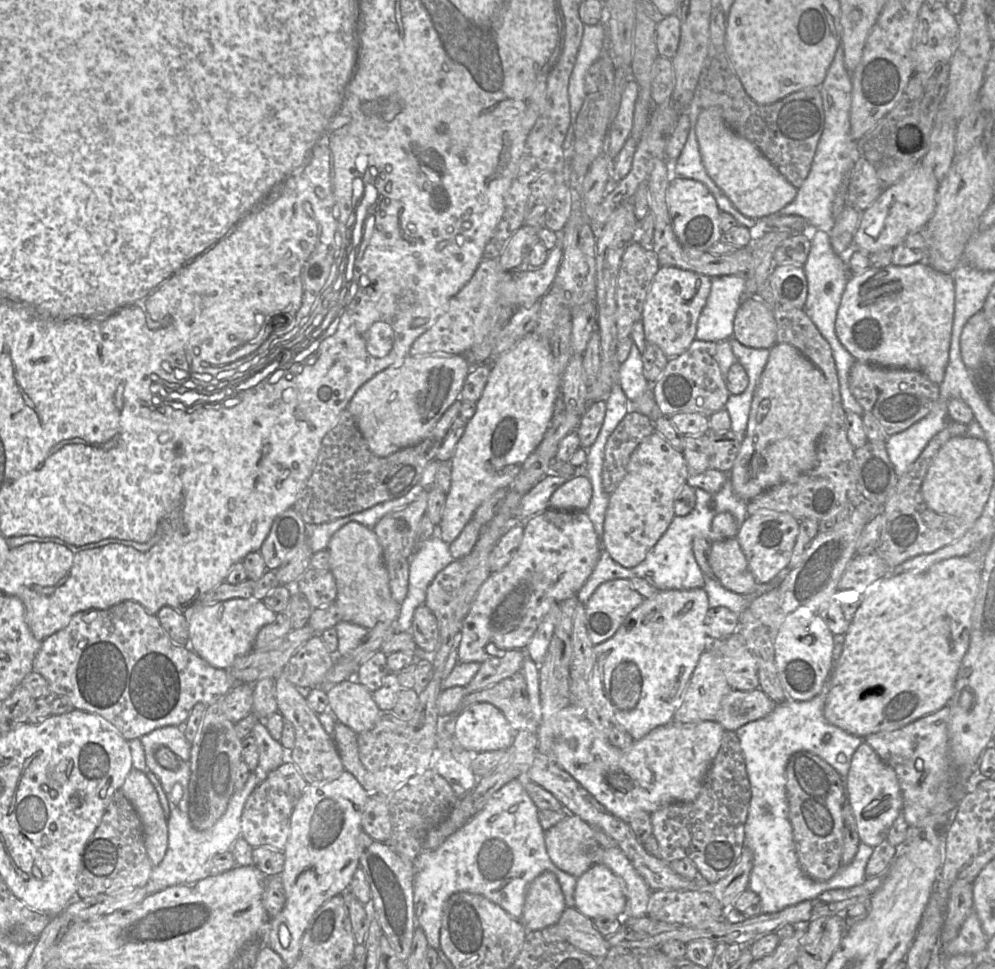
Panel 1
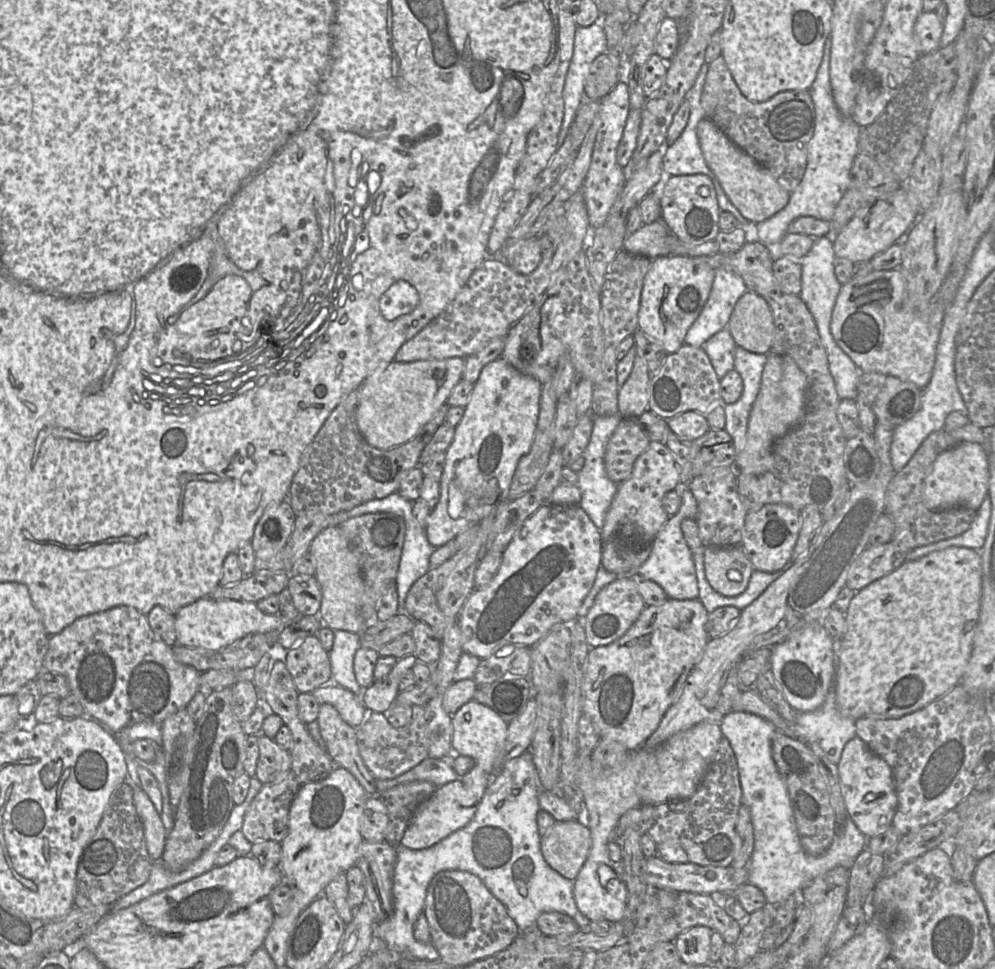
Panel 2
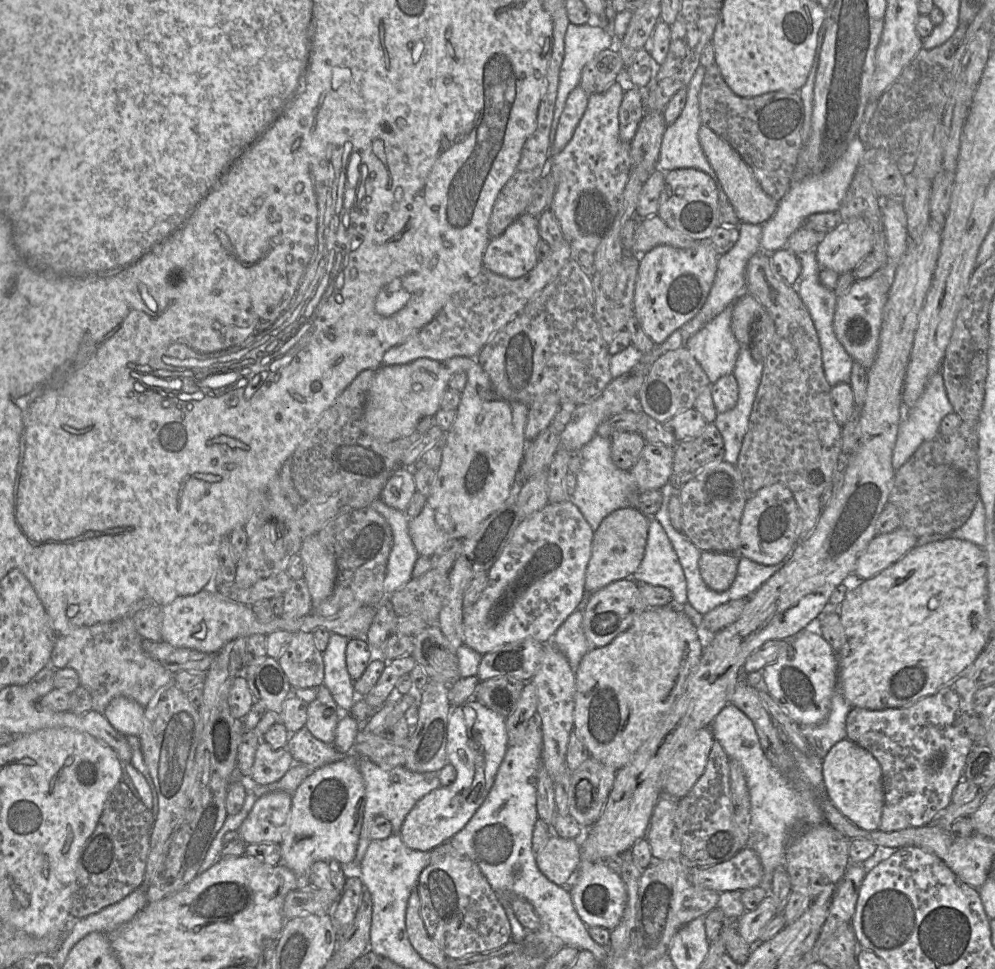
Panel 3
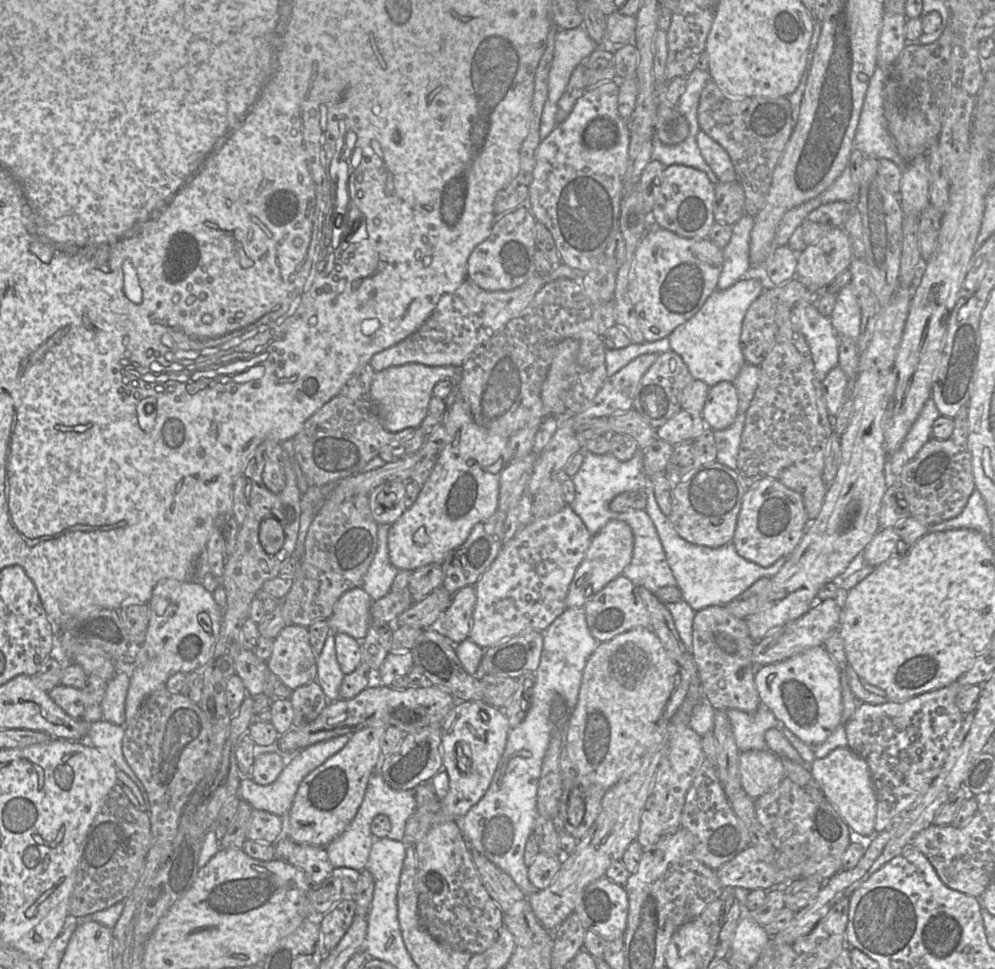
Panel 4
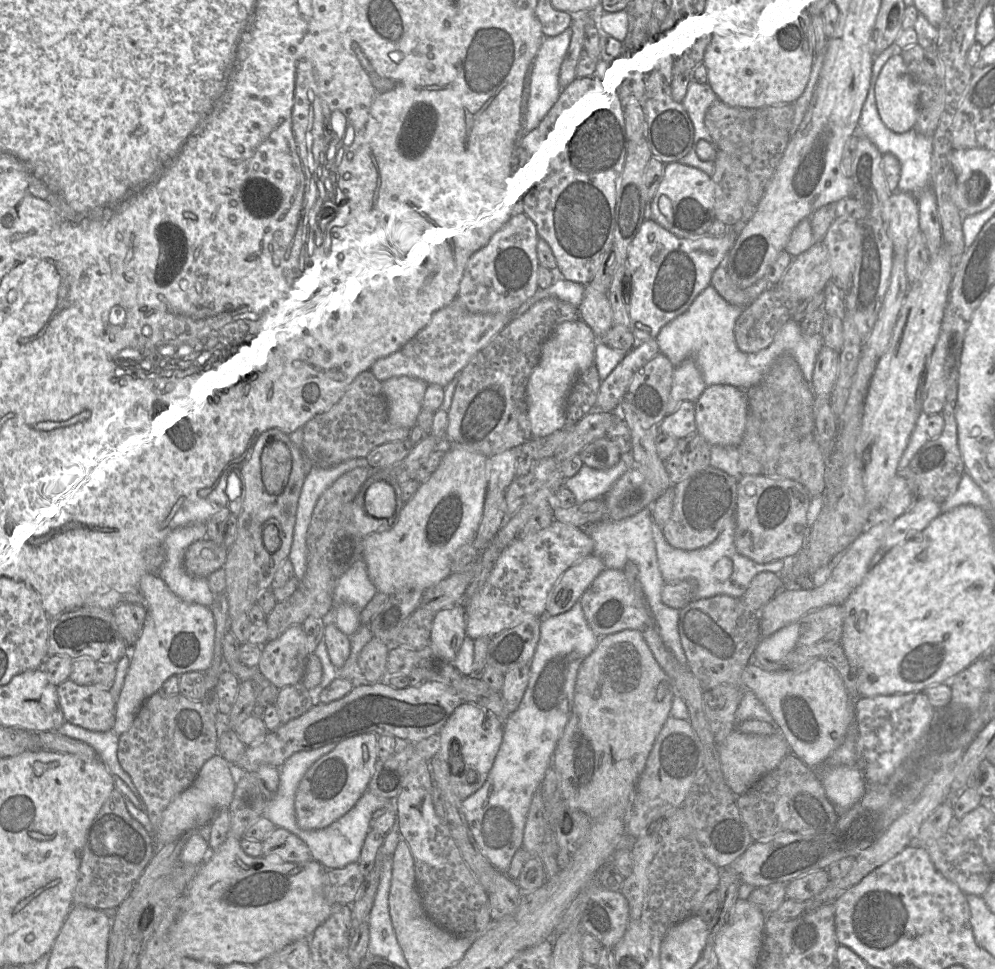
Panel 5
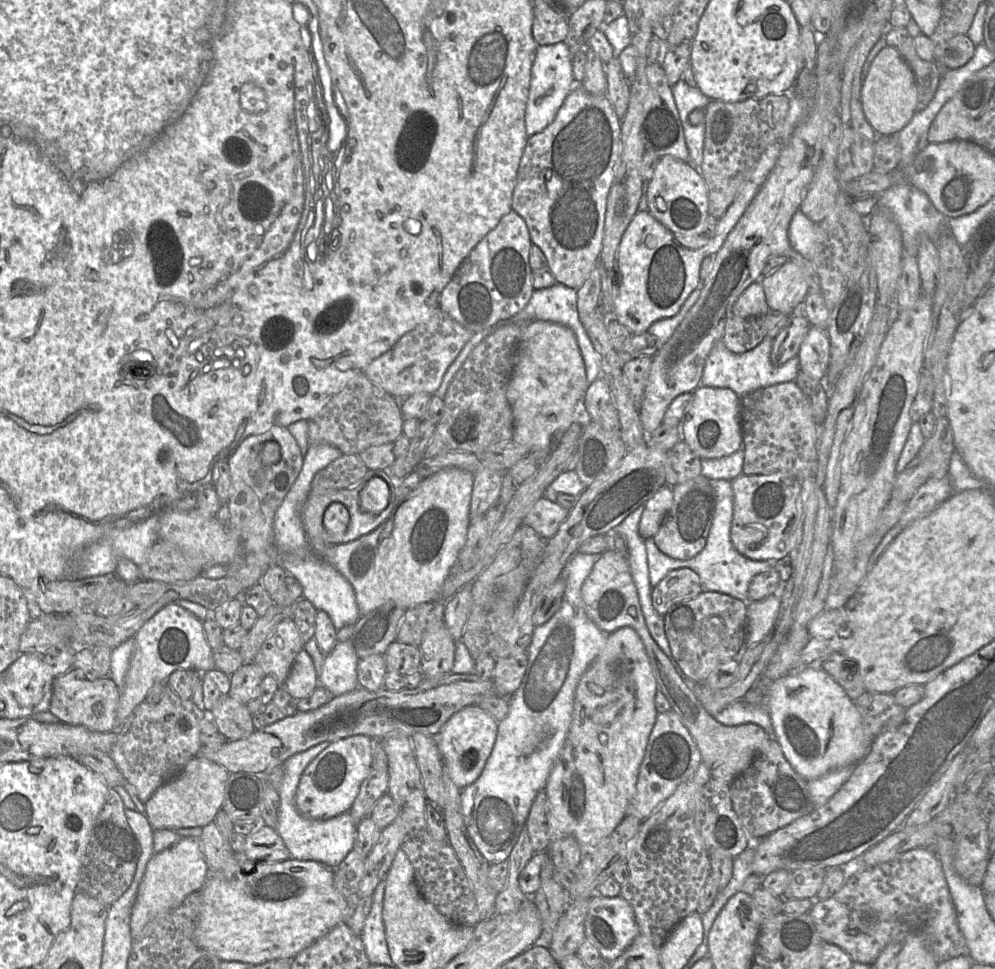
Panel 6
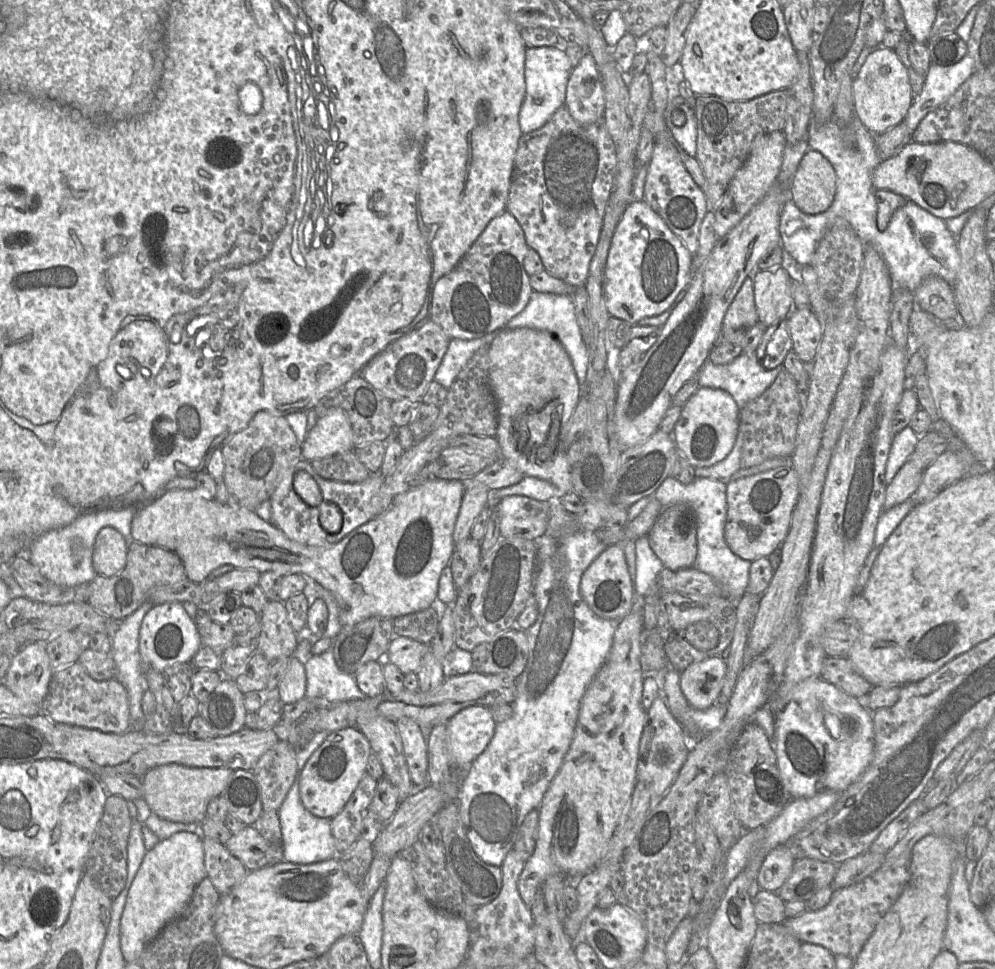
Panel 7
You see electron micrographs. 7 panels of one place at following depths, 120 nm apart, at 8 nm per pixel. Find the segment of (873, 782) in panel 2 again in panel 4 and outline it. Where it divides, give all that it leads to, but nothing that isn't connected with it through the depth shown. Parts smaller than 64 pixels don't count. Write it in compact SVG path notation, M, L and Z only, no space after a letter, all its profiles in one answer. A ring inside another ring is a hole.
M836 748L826 757L815 759L810 772L825 798L849 828L865 837L875 835L877 798L868 764L850 748Z

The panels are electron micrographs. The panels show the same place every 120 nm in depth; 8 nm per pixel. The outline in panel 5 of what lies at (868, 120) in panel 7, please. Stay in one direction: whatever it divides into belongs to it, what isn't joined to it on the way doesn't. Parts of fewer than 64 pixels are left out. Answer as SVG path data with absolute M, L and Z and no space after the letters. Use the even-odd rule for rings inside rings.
M893 54L881 68L874 95L879 116L888 129L902 133L913 128L918 113L919 89L901 54Z

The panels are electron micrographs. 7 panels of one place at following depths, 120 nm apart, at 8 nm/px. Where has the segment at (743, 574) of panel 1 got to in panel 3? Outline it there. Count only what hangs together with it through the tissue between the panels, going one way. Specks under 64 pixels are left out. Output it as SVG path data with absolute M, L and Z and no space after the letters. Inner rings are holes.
M703 551L699 560L700 575L709 588L726 591L733 584L739 564L735 553Z

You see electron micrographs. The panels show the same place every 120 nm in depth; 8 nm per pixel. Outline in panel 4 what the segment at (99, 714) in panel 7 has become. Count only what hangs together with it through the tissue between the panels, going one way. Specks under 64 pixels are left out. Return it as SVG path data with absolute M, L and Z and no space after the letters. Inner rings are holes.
M59 684L48 691L51 699L70 717L88 723L102 719L101 704L89 703L88 694L82 689Z

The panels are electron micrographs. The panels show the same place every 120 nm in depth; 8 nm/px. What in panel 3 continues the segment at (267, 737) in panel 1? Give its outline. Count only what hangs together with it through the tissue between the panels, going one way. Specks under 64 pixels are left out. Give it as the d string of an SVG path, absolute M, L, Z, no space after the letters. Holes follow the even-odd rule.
M261 740L250 777L258 785L267 785L281 779L294 763L286 748L273 749L270 744Z

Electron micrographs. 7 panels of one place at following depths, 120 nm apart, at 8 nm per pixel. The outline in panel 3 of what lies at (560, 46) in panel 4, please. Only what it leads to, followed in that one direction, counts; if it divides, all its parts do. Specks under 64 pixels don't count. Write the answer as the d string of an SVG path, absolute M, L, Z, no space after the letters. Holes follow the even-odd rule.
M591 19L588 23L583 25L574 25L570 23L565 33L564 44L565 54L560 69L559 85L554 108L553 122L549 134L551 146L555 140L558 122L565 107L567 97L574 88L579 86L584 66L602 50L615 46L616 39L613 37L610 29L605 29L602 26L599 26L596 21L593 21Z

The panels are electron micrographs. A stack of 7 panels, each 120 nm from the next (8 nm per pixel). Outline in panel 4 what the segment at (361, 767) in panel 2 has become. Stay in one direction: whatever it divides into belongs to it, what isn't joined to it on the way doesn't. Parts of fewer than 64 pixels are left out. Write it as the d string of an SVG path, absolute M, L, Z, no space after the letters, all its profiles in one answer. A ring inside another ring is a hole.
M316 681L293 690L289 700L294 709L293 728L303 727L311 723L329 702Z

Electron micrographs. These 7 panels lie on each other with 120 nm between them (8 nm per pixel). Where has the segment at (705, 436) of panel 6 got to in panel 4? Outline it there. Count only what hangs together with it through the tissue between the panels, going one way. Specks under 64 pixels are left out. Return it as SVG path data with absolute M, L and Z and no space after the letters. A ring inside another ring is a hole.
M721 381L709 388L708 396L701 413L706 426L712 430L723 430L735 421L739 399L732 382Z

